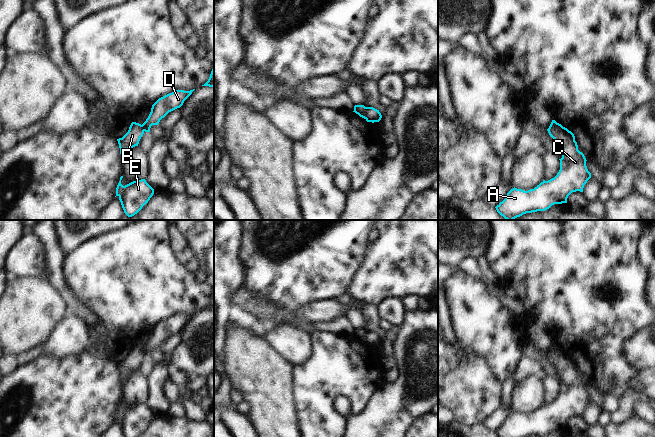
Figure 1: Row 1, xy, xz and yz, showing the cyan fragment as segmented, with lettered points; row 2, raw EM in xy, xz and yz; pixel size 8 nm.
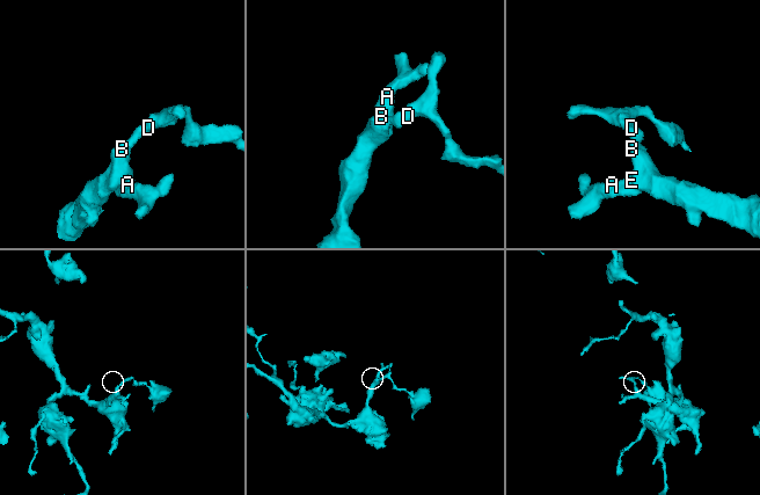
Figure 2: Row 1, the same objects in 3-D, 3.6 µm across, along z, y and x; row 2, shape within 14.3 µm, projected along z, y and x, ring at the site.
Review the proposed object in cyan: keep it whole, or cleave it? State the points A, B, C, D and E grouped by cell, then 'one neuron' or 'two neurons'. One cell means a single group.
A B C E / D | two neurons

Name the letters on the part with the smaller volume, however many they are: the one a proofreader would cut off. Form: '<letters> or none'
D

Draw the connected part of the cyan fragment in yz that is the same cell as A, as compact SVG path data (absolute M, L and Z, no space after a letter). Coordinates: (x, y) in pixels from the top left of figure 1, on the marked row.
M549 126L547 131L560 148L560 170L554 178L543 180L534 189L511 189L495 207L506 220L514 220L526 213L545 211L554 204L567 203L568 196L572 192L583 192L584 185L591 178L587 160L578 150L574 134L565 127Z

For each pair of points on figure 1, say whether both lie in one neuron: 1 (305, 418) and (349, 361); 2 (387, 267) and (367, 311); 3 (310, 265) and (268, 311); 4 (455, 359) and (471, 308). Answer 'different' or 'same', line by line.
1: same
2: different
3: different
4: different

